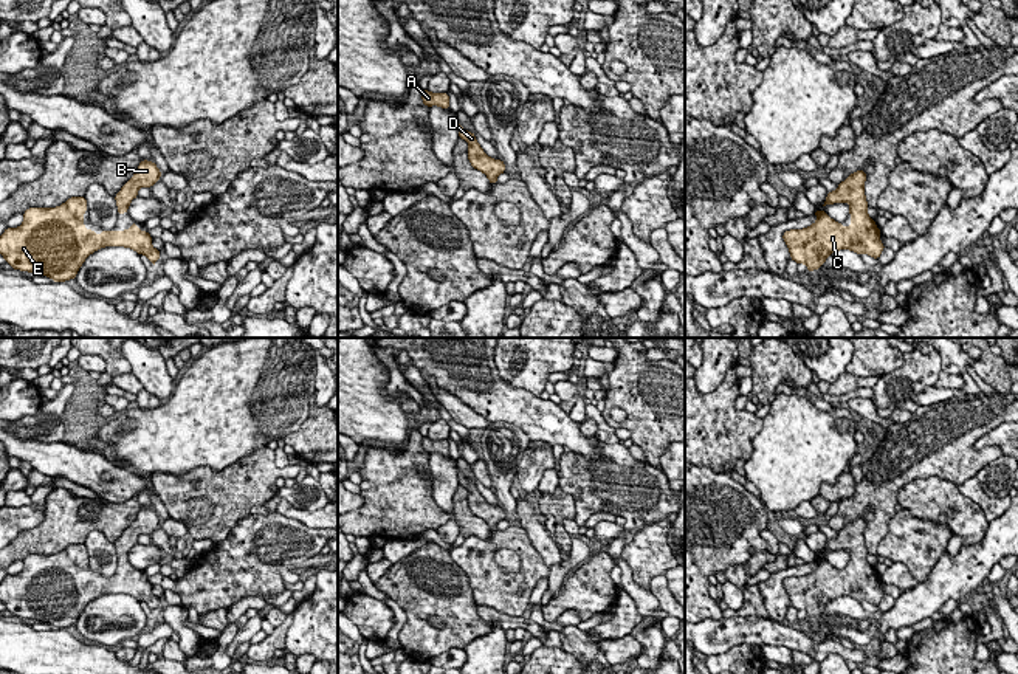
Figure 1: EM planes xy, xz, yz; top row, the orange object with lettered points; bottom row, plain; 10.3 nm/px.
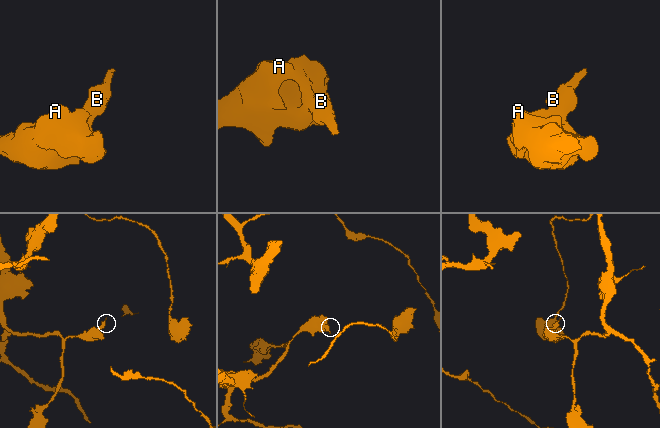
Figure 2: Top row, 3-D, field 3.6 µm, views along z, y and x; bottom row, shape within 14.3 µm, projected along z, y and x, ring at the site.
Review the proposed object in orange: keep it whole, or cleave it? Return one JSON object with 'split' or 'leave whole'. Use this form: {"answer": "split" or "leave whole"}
{"answer": "leave whole"}

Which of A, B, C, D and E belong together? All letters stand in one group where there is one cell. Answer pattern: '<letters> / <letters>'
A B C D E

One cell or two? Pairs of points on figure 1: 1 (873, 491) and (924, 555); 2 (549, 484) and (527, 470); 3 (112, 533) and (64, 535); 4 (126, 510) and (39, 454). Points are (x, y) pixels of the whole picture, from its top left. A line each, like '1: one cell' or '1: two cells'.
1: two cells
2: two cells
3: one cell
4: two cells

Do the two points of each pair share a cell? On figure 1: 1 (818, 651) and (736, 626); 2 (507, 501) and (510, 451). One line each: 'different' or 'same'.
1: same
2: same

